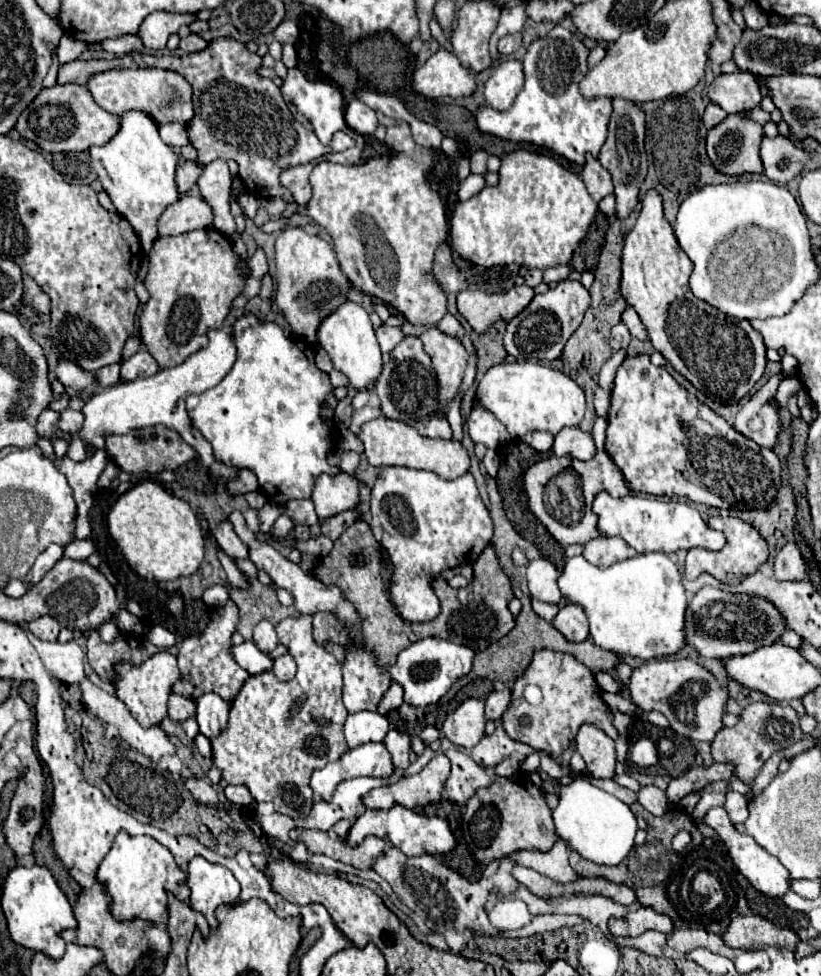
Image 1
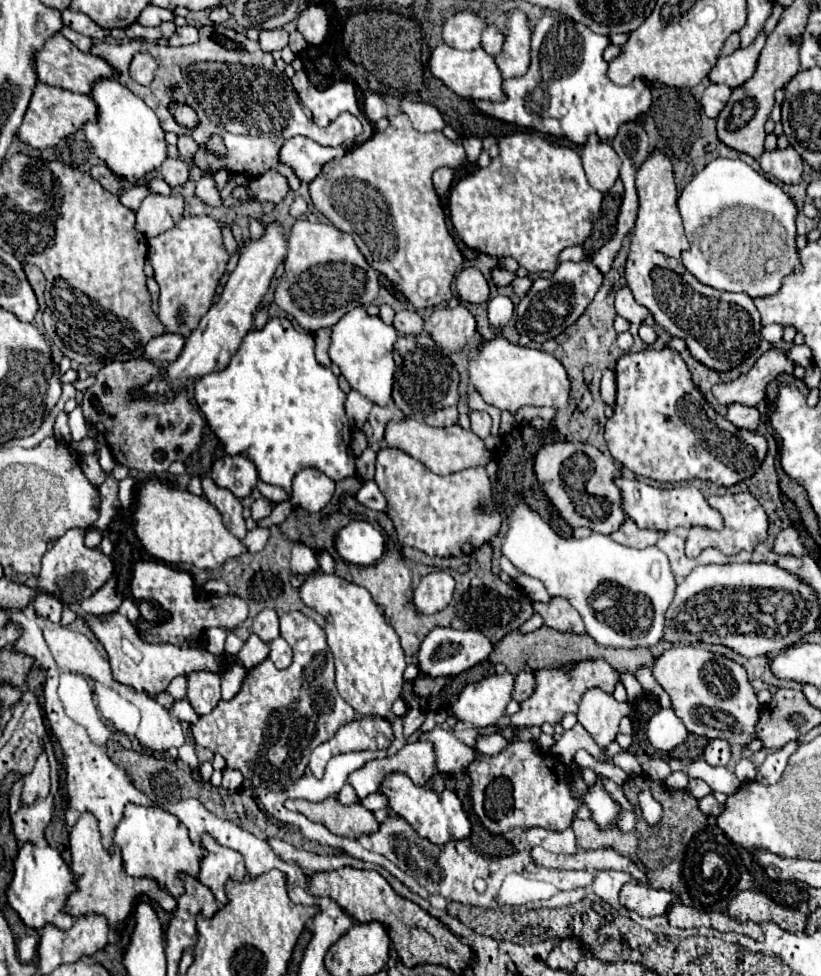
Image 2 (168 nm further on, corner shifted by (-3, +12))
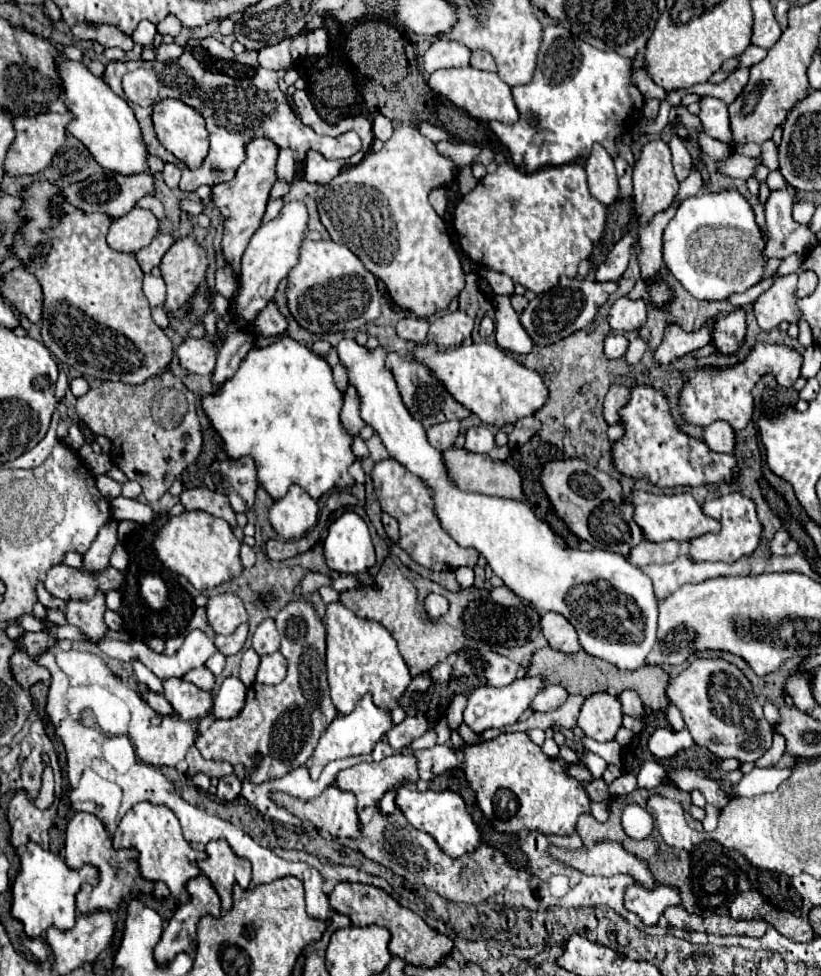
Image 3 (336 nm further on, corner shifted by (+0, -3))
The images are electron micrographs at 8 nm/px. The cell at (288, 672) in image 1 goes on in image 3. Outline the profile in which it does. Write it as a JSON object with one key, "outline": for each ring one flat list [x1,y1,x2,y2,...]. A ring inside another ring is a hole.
{"outline":[[277,651,277,653,271,653,271,655,263,655,261,657,261,665,257,669,257,677,255,681,257,683,263,683,263,685,277,685,283,681,287,673,287,661,285,657]]}

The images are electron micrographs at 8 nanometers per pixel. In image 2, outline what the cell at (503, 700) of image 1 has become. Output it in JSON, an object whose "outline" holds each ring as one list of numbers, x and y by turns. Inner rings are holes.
{"outline":[[518,672,514,676,514,688,512,688,512,700,522,702,532,694,534,688,534,674,532,672]]}

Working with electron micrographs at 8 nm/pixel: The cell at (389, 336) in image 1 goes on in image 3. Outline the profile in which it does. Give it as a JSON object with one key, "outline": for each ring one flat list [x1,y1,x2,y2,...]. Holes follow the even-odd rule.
{"outline":[[401,319,397,323,397,335,405,341,425,343,427,331,429,331,429,321,427,319]]}

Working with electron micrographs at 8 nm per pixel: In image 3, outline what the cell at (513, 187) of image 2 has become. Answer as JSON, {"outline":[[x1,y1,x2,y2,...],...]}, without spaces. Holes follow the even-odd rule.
{"outline":[[505,161,493,175,485,175,477,187,457,203,453,219,461,249,475,263,481,263,485,257,485,267,509,275,513,283,519,283,525,289,543,293,555,287,559,277,577,275,577,265,591,255,593,245,605,231,607,209,589,193,587,175,581,165,569,163,561,167,541,167,535,173,523,173,511,161]]}

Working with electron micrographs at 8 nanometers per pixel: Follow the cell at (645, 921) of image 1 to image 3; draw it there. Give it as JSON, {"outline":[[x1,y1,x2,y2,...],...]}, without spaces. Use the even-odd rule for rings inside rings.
{"outline":[[637,883,627,887,625,907,637,913,647,925,655,925,663,911,671,905,681,905,681,897,677,887,657,885,655,889,645,889]]}

